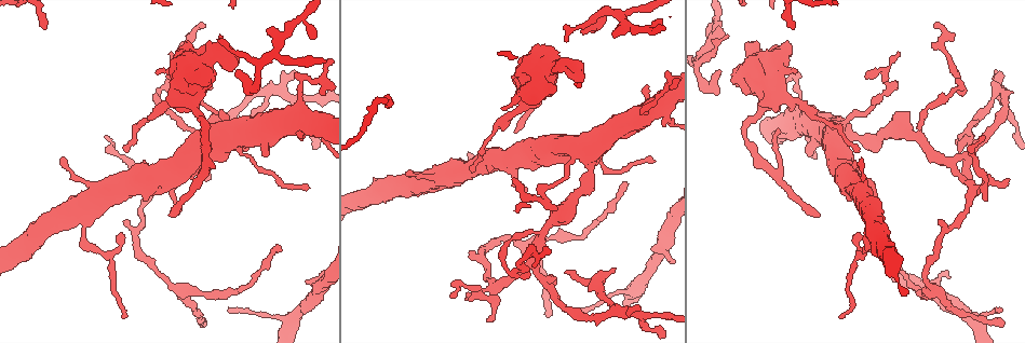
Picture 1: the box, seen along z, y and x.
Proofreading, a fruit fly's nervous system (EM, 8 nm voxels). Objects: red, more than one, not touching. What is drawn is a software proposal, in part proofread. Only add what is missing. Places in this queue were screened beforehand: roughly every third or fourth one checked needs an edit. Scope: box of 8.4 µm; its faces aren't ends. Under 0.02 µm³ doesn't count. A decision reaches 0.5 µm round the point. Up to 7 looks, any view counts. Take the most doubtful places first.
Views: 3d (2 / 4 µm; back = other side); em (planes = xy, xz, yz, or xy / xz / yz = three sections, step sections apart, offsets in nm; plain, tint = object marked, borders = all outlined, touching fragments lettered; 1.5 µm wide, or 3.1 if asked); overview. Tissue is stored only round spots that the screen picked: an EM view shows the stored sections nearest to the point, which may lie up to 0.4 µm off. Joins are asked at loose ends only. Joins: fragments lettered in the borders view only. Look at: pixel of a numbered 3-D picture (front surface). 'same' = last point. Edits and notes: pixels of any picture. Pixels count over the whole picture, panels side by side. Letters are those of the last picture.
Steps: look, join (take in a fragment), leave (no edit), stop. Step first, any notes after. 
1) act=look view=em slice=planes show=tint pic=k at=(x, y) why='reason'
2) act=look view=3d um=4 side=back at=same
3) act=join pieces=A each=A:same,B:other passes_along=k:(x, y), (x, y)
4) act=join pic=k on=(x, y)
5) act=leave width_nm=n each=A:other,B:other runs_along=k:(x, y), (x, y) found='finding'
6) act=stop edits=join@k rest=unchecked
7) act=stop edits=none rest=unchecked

act=look view=em slice=planes show=borders pic=1 at=(583, 80) why='free end'

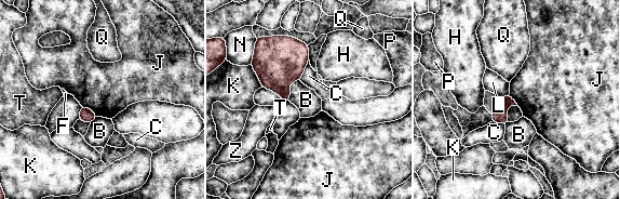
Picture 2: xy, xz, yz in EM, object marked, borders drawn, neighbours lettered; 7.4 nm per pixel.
act=leave each=B:other,C:other,F:other,H:other,J:other,K:other,L:other,N:other,P:other,Q:other,T:other,Z:other border=2:(81, 105), (90, 108), (97, 116) found='none of them fits'

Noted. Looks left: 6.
act=look view=em slice=planes show=borders pic=1 at=(467, 153) why='thin end'

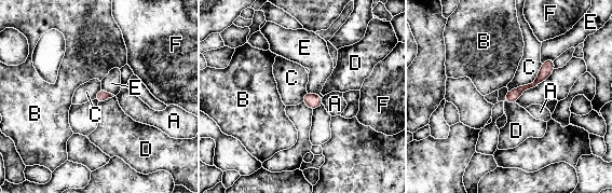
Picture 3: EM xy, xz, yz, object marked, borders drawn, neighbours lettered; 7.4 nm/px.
act=leave longest_contact=C:340nm each=A:other,B:other,C:other,D:other,E:other,F:other runs_along=3:(552, 61), (533, 84), (507, 99) found='no lettered fragment goes on from it'

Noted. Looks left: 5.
act=look view=3d um=2 pic=1 at=(486, 322) why='free end'

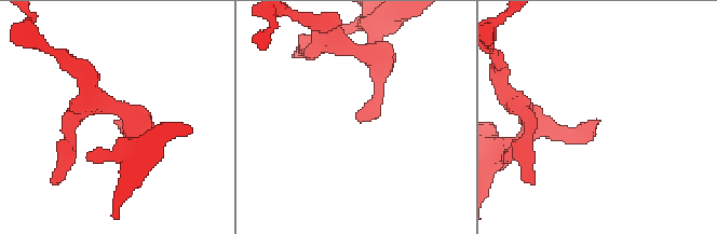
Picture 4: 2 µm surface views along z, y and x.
act=look view=em slice=xz step=4 show=tint pic=4 at=(598, 120) why='shape alone is not enough'

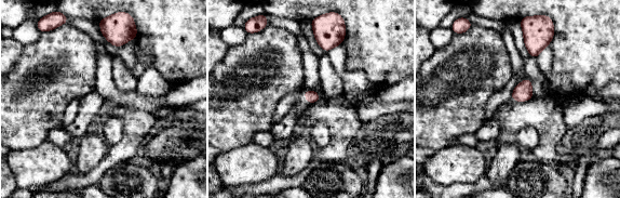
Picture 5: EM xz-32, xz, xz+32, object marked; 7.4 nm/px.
act=look view=em slice=planes show=borders at=same why='cut it another way'

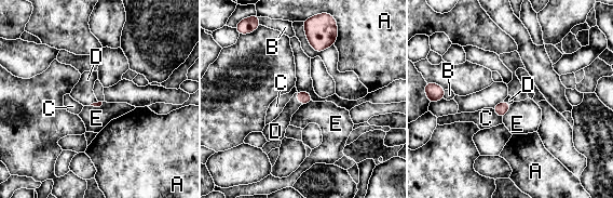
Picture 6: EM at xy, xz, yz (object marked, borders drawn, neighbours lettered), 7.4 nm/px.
act=join pieces=D each=A:other,B:other,C:other,D:same,E:other passes_along=6:(303, 97), (296, 97), (278, 126) found='it goes on there'

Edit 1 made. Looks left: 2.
act=stop edits=join@6 rest=unchecked

